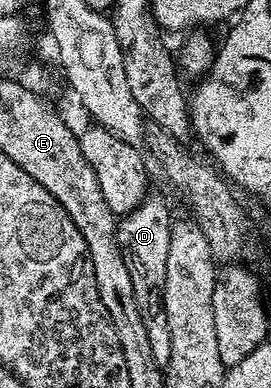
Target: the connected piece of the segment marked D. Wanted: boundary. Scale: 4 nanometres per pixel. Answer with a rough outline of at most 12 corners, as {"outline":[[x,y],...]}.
{"outline":[[154,194],[118,222],[152,355],[172,354],[164,278],[169,206]]}

